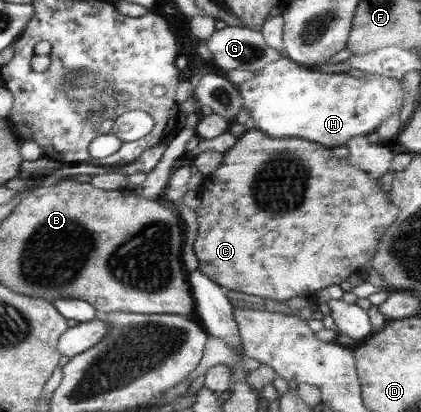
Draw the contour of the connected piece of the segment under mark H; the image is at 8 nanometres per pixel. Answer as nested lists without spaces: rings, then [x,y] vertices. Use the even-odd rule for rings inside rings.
[[[283,55],[258,70],[256,77],[239,87],[252,127],[274,139],[298,137],[333,148],[345,146],[354,136],[376,133],[382,121],[398,115],[404,99],[402,83],[396,78],[364,72],[362,79],[349,73],[319,73]]]

